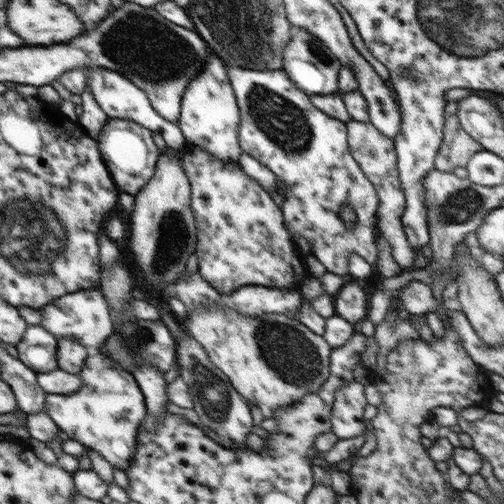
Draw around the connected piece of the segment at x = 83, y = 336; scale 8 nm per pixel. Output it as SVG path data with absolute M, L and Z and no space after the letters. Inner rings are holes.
M99 287L66 294L42 307L39 311L41 312L39 325L42 328L48 330L55 337L72 336L82 346L86 346L90 352L101 348L101 345L116 329L109 314L106 299Z

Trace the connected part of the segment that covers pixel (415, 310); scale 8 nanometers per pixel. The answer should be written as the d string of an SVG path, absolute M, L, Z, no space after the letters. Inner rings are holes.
M410 281L400 289L399 305L404 307L411 315L426 315L428 312L442 310L443 302L439 302L427 284Z

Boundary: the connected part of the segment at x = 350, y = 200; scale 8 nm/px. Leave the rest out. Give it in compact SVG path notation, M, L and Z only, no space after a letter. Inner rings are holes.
M228 68L228 79L230 80L230 85L232 86L235 98L237 100L237 106L240 112L240 126L238 126L238 144L245 154L256 158L258 162L262 163L264 166L267 166L277 178L277 190L279 189L279 194L283 195L284 202L282 206L282 213L284 216L284 225L290 233L291 238L293 239L294 247L296 251L298 250L297 240L294 238L307 238L308 244L310 244L310 254L316 256L318 260L327 268L331 273L339 274L343 277L349 277L349 256L351 254L357 254L361 256L362 259L366 260L370 264L376 263L378 260L378 249L376 249L376 239L377 234L377 214L379 207L379 198L378 193L376 192L375 186L366 178L366 175L363 173L363 170L359 167L359 164L356 163L356 160L351 156L349 146L348 146L348 131L345 122L334 119L333 117L328 116L324 112L321 112L318 108L315 108L311 104L310 97L308 97L302 90L296 88L285 71L274 70L272 72L262 72L258 70L244 70L244 68ZM343 206L351 206L354 215L356 215L356 226L350 230L344 226L342 218L340 218L340 208Z

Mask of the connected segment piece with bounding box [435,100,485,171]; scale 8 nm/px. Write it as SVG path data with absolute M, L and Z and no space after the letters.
M458 100L446 102L443 125L443 142L435 159L438 170L465 167L470 158L485 149L462 129L458 118Z

